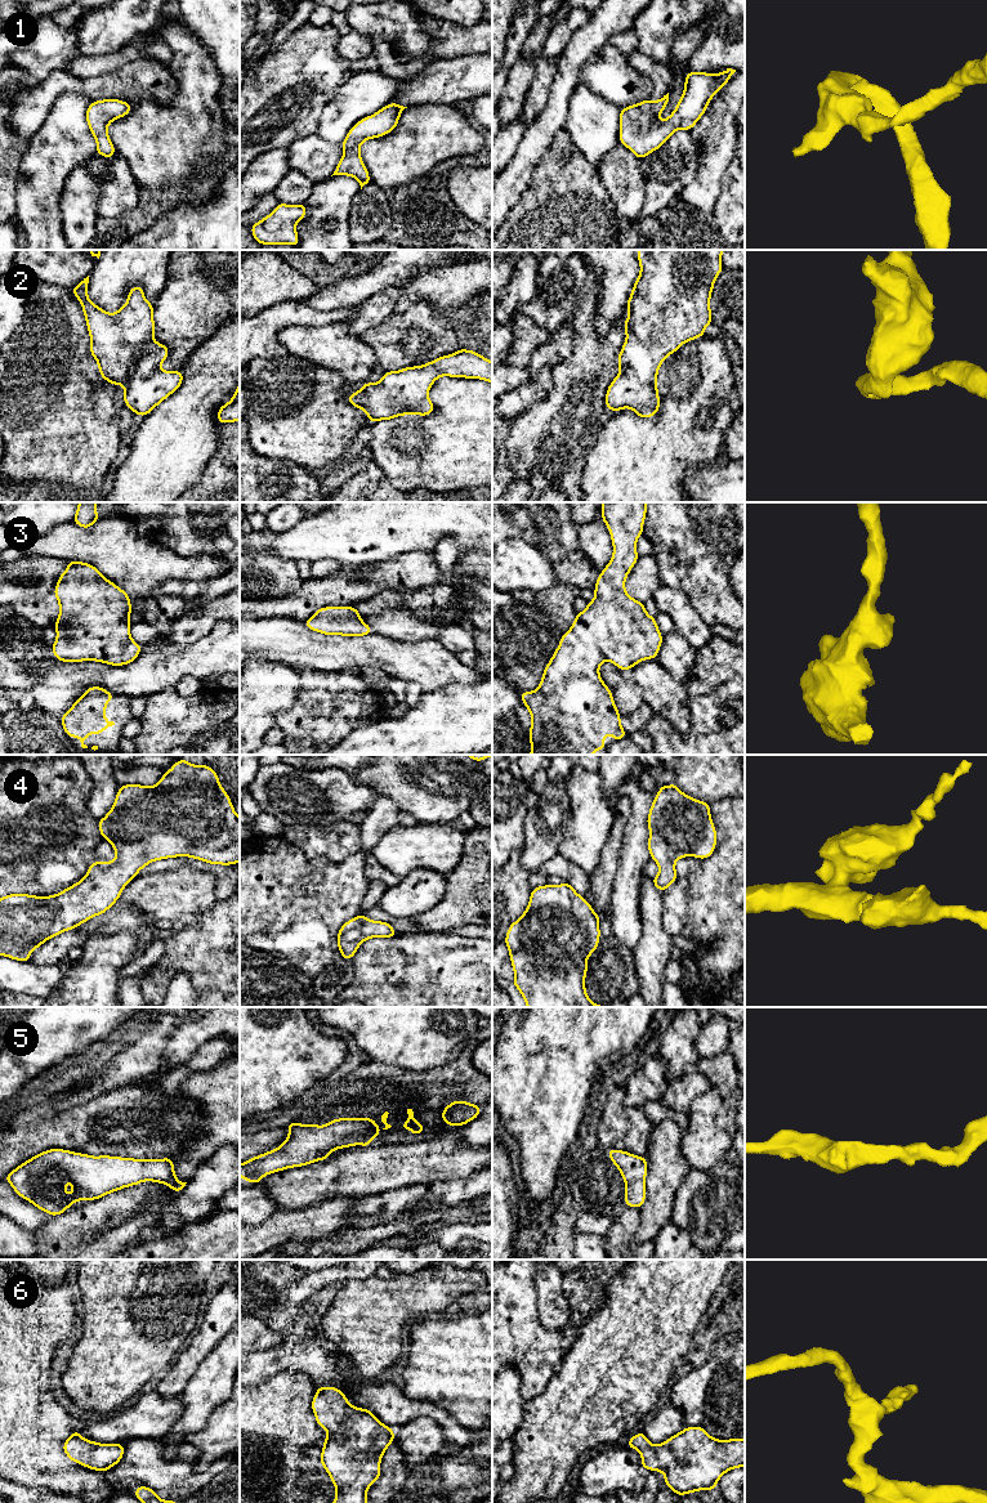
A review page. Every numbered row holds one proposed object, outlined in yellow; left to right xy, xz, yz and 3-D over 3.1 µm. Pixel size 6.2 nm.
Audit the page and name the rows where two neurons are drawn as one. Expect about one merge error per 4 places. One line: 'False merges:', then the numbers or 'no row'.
False merges: no row

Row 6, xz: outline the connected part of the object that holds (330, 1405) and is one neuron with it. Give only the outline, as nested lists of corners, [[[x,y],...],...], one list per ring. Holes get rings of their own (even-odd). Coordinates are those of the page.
[[[317,1387],[312,1410],[320,1427],[327,1431],[321,1463],[336,1489],[332,1503],[367,1503],[369,1486],[380,1477],[380,1462],[394,1441],[394,1430],[383,1424],[369,1409],[356,1408],[336,1387]]]

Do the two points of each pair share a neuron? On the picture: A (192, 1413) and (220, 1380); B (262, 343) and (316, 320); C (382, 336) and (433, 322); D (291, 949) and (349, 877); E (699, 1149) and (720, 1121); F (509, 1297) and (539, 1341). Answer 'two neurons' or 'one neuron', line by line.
A: one neuron
B: one neuron
C: one neuron
D: one neuron
E: two neurons
F: one neuron

